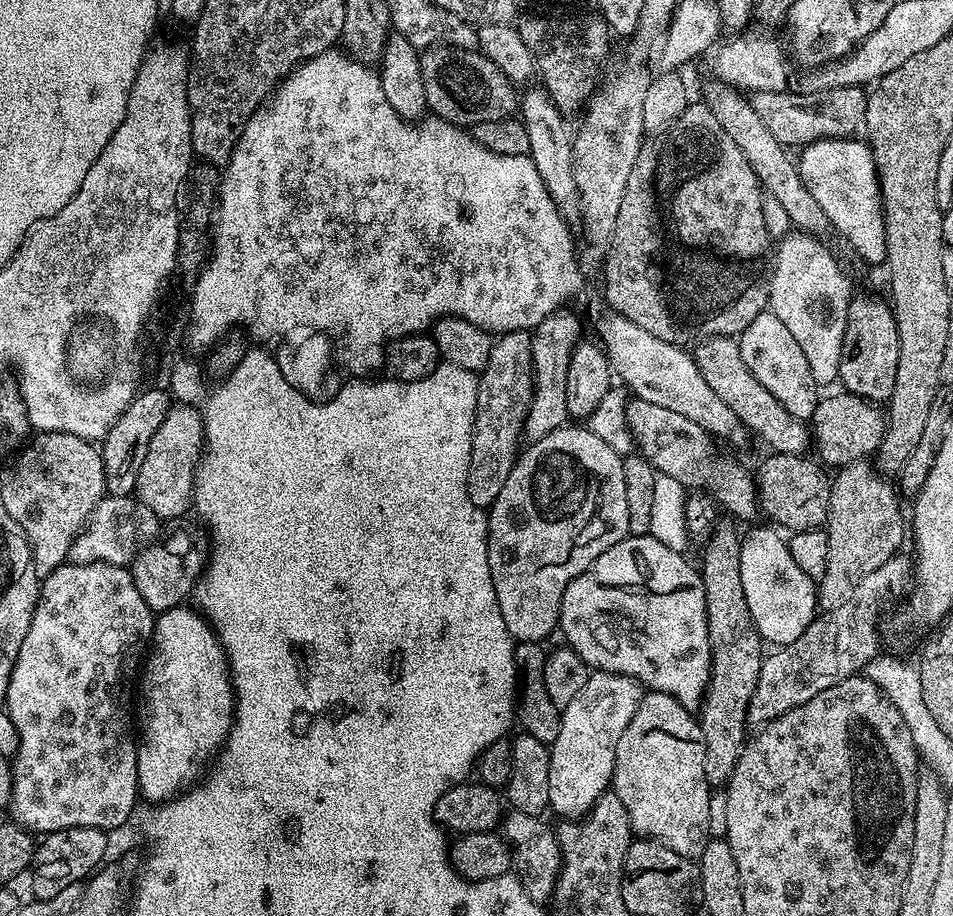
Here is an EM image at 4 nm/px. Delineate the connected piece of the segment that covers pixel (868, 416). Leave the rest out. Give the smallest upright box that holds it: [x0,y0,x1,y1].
[810,391,886,470]

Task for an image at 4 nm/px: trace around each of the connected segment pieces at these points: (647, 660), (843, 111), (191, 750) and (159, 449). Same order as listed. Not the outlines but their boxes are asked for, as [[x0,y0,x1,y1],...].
[[558,534,712,710],[750,87,868,146],[136,606,236,805],[135,403,205,521]]

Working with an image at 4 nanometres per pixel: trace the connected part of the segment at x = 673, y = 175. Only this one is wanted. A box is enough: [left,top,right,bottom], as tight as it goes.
[604,102,774,346]

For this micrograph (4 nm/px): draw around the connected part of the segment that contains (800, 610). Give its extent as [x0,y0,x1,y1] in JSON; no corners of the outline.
[740,527,818,646]

